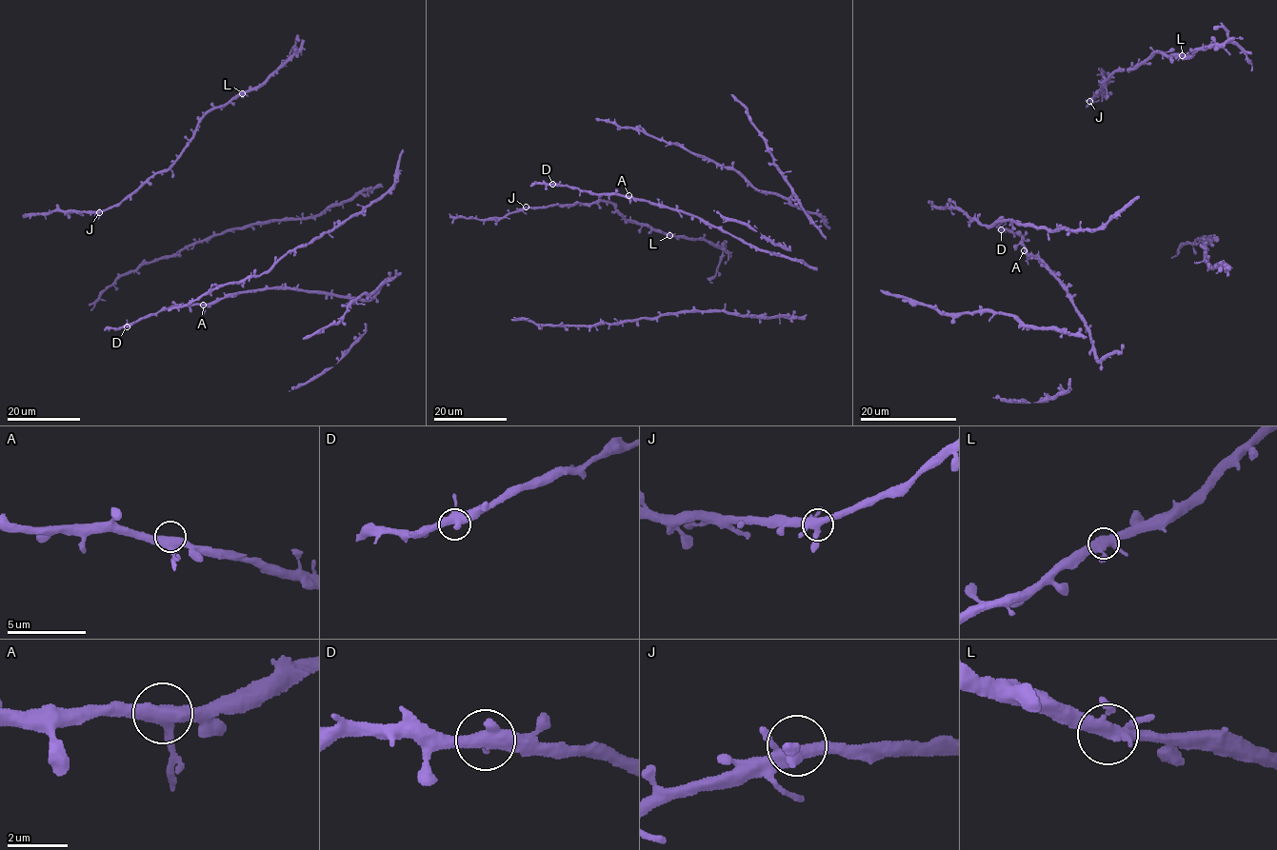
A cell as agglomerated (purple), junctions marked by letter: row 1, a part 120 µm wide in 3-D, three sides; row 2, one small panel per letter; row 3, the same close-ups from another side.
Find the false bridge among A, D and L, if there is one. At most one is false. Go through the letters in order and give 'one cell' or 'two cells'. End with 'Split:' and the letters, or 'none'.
A: one cell
D: one cell
L: one cell
Split: none

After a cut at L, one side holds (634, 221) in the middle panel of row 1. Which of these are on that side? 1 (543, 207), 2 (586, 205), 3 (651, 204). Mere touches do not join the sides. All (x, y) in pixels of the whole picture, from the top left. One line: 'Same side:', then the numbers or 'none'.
Same side: 1, 2

